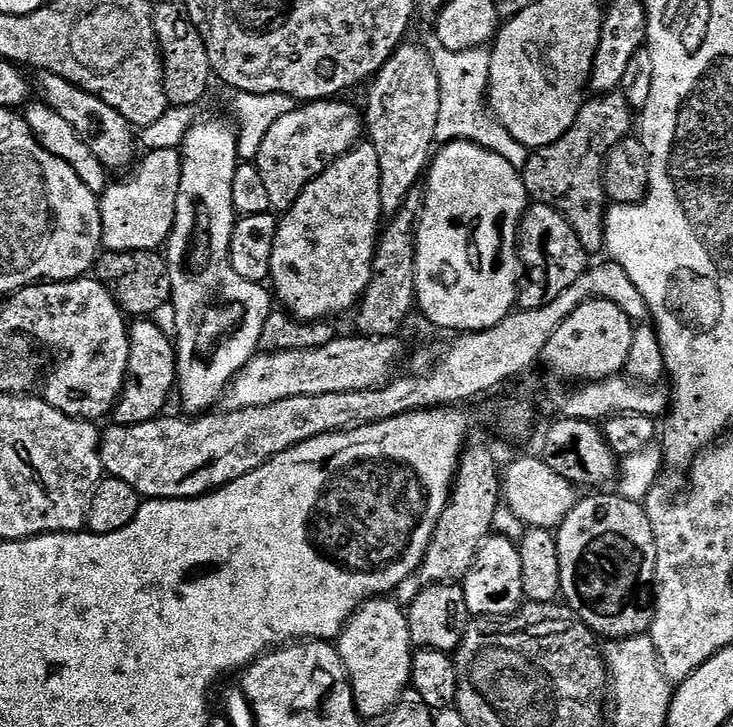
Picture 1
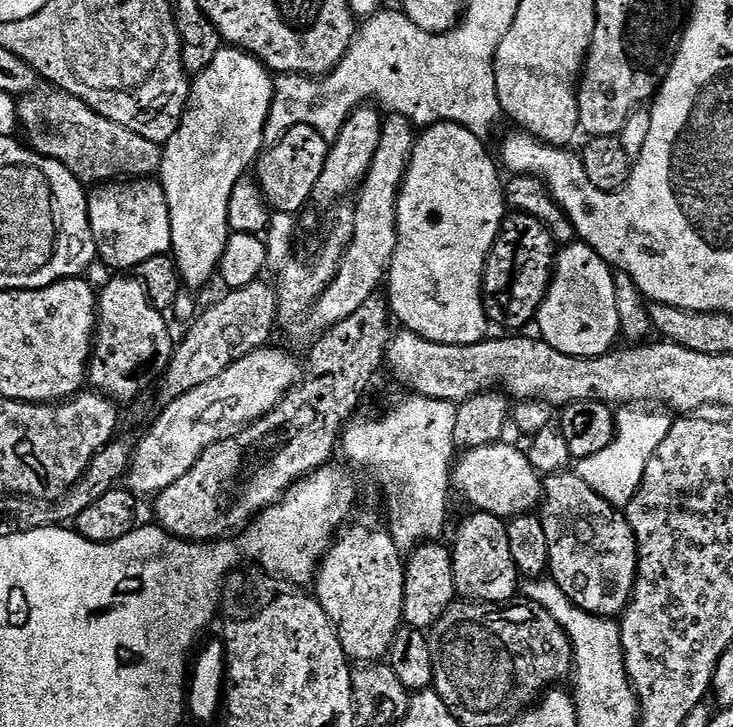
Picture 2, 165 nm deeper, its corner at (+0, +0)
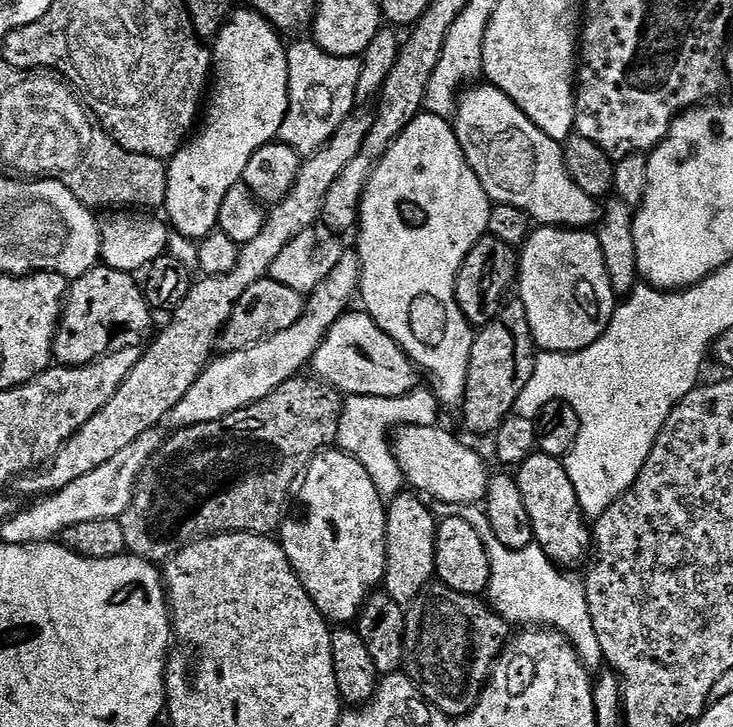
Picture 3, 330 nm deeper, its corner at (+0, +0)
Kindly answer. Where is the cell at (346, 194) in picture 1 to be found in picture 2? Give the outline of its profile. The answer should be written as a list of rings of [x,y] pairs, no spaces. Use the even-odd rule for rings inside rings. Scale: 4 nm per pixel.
[[[376,106],[355,108],[350,118],[346,118],[342,130],[336,135],[336,139],[331,141],[328,149],[326,166],[322,166],[322,174],[314,189],[315,203],[331,205],[333,202],[343,201],[348,195],[351,197],[359,189],[364,183],[364,175],[368,172],[370,162],[374,162],[383,125],[384,116]]]

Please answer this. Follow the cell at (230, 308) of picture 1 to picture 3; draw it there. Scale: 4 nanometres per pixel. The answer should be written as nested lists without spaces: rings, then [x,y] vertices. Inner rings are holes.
[[[240,6],[229,16],[211,49],[214,83],[210,88],[212,101],[209,104],[207,101],[206,104],[208,117],[205,118],[204,125],[203,120],[199,125],[200,133],[198,128],[184,147],[167,161],[168,185],[163,211],[168,212],[167,223],[175,231],[177,228],[182,235],[189,236],[193,242],[199,242],[211,232],[217,231],[222,202],[225,201],[226,194],[230,194],[232,187],[243,181],[246,162],[250,162],[250,158],[254,158],[254,154],[262,150],[262,146],[273,143],[279,137],[288,109],[288,48],[280,39],[281,33],[272,27],[272,23],[263,14],[251,6]]]

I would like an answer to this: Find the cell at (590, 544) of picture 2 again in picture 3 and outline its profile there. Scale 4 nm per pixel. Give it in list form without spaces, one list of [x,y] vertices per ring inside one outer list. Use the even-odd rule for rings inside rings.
[[[537,450],[519,464],[514,475],[518,490],[522,490],[522,502],[526,502],[526,514],[530,514],[534,543],[564,570],[572,570],[575,564],[583,565],[593,547],[592,528],[580,509],[563,459]]]

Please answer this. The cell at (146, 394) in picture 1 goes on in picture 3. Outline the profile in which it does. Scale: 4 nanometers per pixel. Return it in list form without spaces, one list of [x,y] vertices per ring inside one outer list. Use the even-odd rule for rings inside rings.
[[[107,266],[91,268],[71,281],[52,347],[55,363],[65,368],[93,364],[108,355],[113,347],[112,339],[119,334],[120,328],[128,332],[150,331],[152,315],[154,312],[144,296],[141,281],[133,273]]]

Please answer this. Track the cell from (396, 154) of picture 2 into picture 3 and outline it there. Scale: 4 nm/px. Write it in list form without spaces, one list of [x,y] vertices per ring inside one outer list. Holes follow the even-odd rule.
[[[348,250],[341,255],[334,270],[330,270],[327,278],[307,297],[304,316],[298,318],[298,322],[294,322],[290,330],[282,330],[282,334],[274,334],[246,350],[217,355],[204,369],[198,382],[194,382],[194,386],[186,390],[186,398],[182,398],[178,406],[174,406],[167,423],[179,430],[221,420],[266,398],[287,380],[297,379],[303,373],[300,371],[311,365],[318,346],[336,325],[338,318],[349,311],[348,303],[357,299],[359,291],[360,257],[355,251]]]

